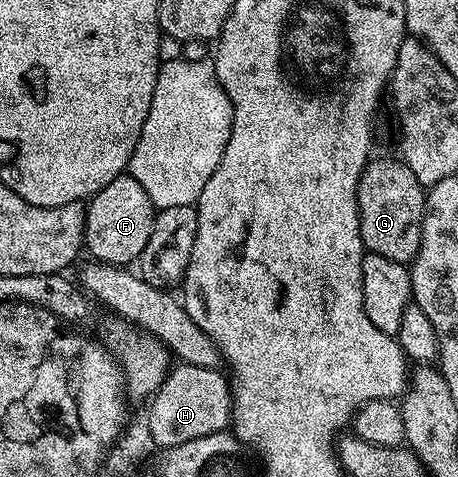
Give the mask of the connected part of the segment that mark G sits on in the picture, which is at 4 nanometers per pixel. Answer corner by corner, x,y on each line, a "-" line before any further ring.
377,158
367,163
358,185
358,209
361,212
361,240
367,253
384,256
403,264
413,261
418,254
419,241
422,239
422,222
426,213
426,188
422,186
412,172
412,168
402,163
401,159

